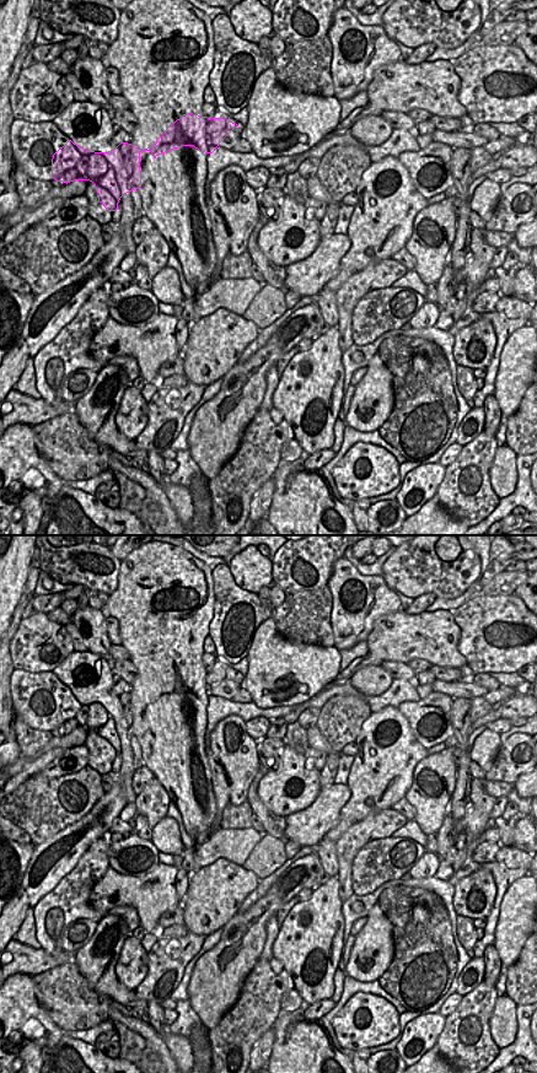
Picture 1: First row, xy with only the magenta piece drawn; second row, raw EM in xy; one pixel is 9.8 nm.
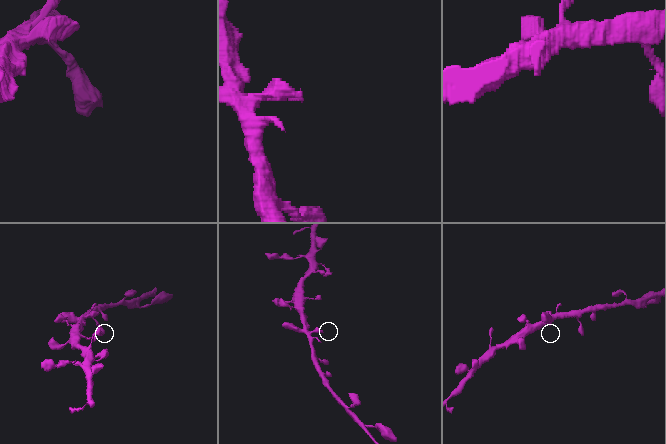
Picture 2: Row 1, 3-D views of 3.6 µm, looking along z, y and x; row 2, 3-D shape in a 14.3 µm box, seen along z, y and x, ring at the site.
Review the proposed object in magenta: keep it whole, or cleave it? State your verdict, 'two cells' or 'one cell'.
one cell

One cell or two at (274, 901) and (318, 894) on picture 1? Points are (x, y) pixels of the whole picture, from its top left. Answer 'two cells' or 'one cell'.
two cells

